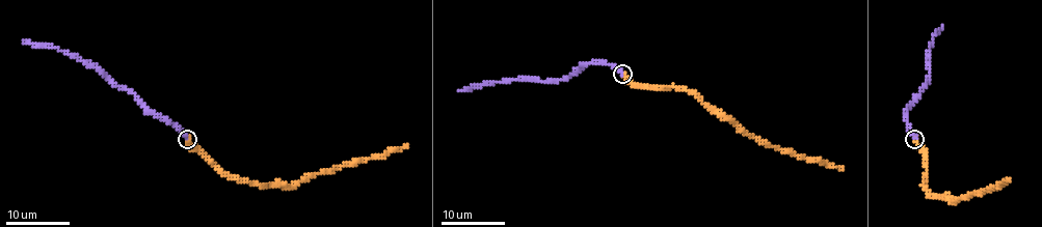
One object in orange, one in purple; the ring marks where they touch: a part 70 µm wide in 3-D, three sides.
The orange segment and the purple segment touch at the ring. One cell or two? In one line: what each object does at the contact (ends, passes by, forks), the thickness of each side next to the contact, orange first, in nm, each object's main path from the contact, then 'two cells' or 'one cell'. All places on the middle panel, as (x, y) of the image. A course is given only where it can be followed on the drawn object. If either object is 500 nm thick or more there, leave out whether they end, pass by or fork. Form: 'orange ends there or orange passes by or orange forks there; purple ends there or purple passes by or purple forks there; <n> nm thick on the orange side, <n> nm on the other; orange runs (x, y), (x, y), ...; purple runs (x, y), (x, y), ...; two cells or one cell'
orange ends there; purple ends there; 420 nm thick on the orange side, 320 nm on the other; orange runs (622, 74), (635, 84), (693, 91), (762, 141), (805, 158), (821, 159), (842, 169); purple runs (622, 74), (607, 63), (584, 62), (563, 79), (512, 79), (459, 91); one cell

